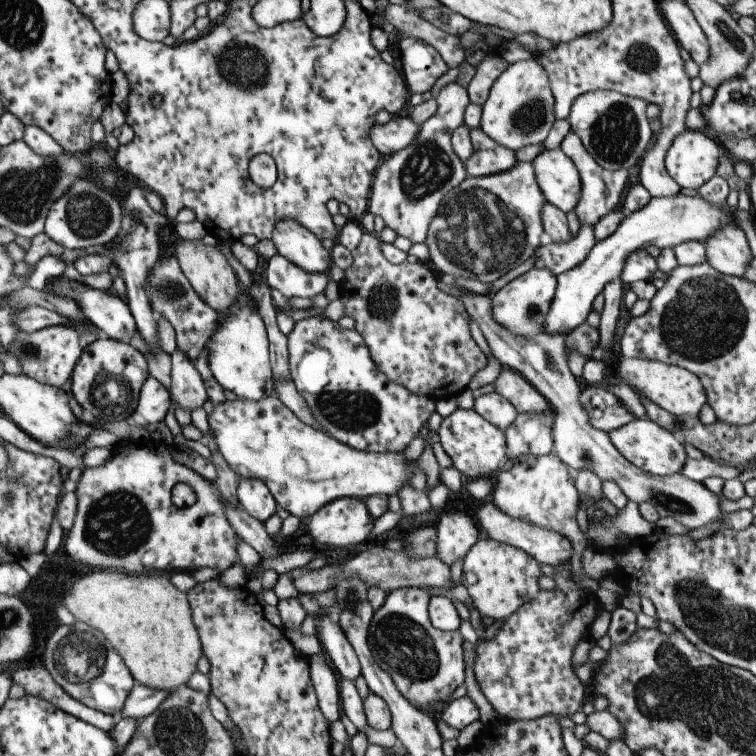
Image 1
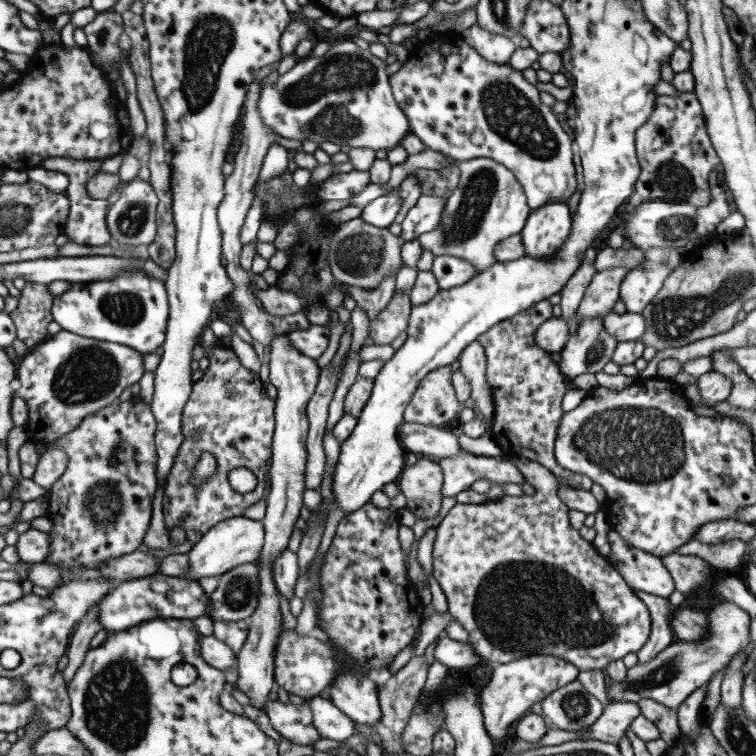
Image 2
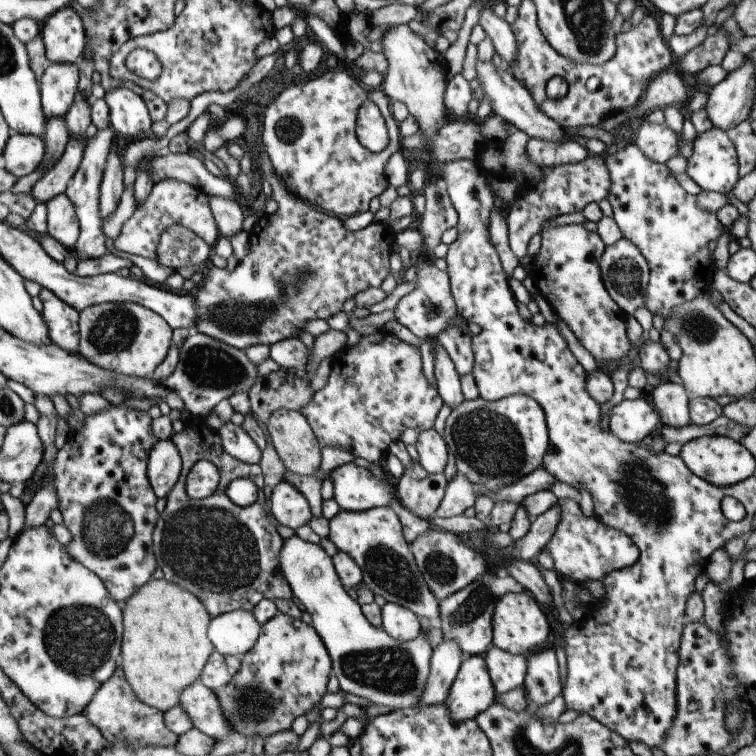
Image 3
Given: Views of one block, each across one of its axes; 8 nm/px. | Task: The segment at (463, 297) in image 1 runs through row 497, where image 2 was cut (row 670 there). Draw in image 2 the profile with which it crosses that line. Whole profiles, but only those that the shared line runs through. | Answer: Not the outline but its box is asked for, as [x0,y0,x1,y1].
[607,601,754,710]

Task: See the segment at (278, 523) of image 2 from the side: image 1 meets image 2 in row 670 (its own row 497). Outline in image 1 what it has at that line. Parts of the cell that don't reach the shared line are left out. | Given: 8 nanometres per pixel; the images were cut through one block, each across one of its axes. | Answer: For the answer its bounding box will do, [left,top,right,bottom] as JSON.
[238,477,277,524]

